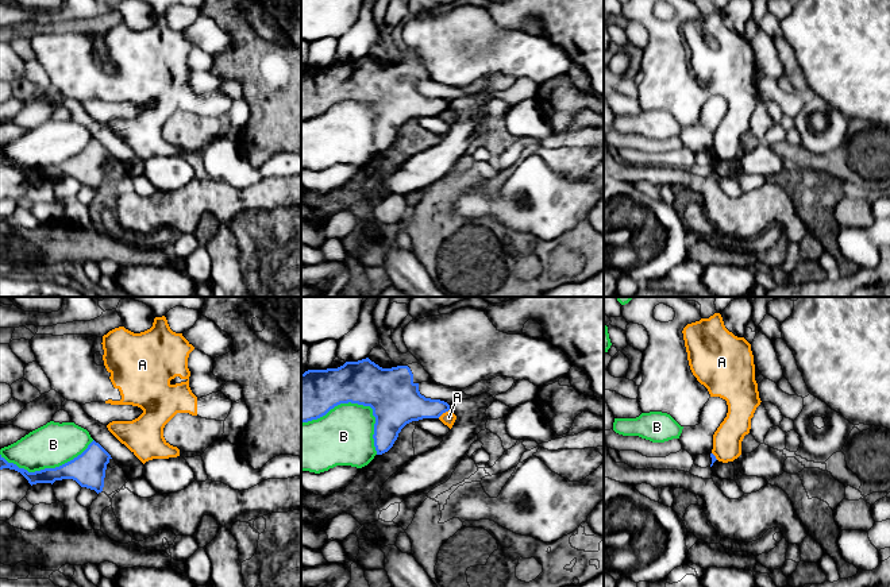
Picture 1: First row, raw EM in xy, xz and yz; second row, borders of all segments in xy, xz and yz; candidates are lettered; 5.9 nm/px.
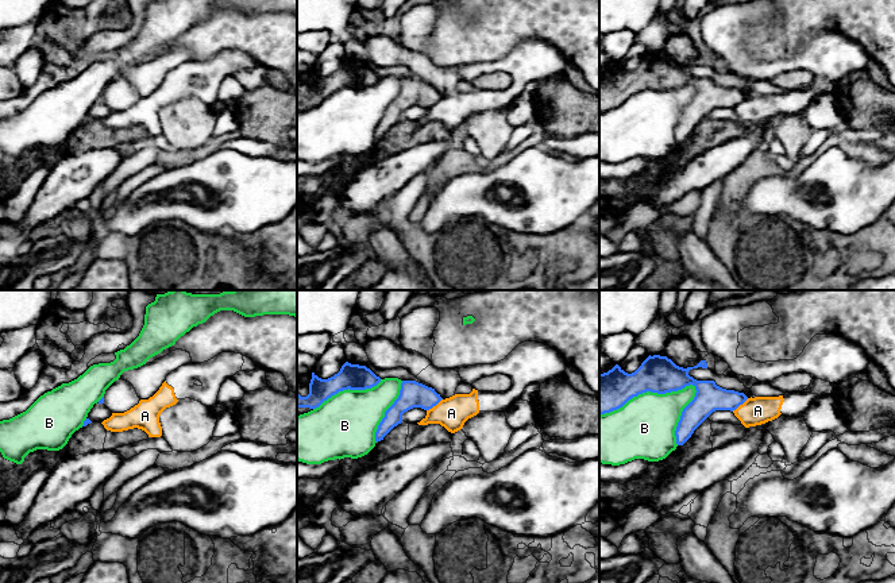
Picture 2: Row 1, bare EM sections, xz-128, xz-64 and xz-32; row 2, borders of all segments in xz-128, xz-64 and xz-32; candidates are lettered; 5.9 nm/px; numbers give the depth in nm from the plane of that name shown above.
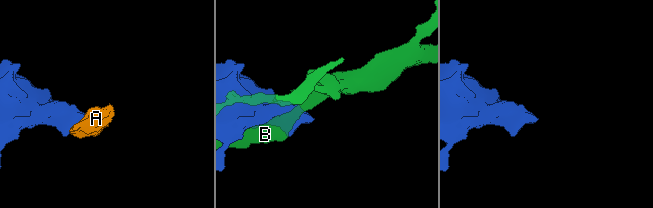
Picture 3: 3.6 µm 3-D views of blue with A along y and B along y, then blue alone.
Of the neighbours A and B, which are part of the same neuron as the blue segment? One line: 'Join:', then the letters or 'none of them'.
Join: none of them

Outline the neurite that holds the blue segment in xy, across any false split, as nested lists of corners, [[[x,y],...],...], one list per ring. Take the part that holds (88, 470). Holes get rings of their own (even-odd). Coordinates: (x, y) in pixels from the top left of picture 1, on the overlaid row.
[[[93,440],[81,455],[55,468],[28,472],[14,463],[8,463],[0,455],[0,470],[9,468],[20,472],[31,486],[36,483],[53,484],[55,480],[73,479],[81,487],[95,490],[99,494],[103,491],[105,470],[111,459],[111,455]]]

